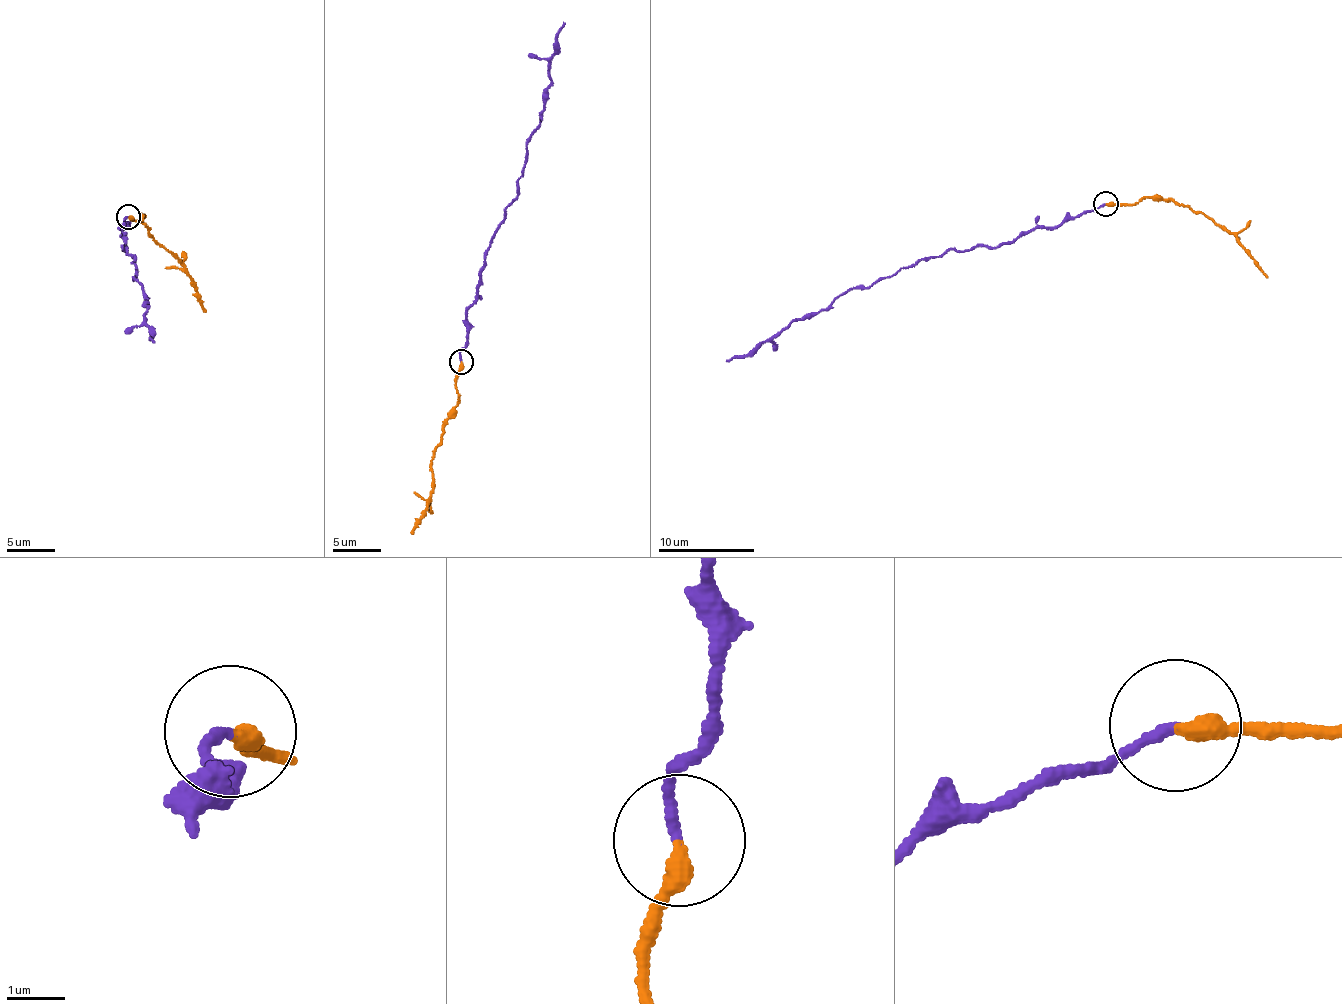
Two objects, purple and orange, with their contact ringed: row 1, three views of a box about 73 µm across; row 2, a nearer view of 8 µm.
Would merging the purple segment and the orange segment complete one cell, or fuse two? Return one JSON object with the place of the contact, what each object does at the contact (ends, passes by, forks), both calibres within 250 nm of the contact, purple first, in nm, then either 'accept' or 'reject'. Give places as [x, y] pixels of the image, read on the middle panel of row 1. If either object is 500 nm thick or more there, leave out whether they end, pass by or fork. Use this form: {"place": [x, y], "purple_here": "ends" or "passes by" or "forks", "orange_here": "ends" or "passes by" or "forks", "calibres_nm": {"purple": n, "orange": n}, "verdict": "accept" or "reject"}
{"place": [461, 361], "purple_here": "ends", "orange_here": "ends", "calibres_nm": {"purple": 160, "orange": 320}, "verdict": "reject"}

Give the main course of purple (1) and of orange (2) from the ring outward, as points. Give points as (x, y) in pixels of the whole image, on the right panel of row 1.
1: (1106, 203), (1055, 225), (1035, 227), (1000, 246), (947, 249), (870, 286), (857, 286), (726, 362)
2: (1106, 203), (1138, 204), (1148, 197), (1162, 197), (1201, 210), (1223, 225), (1267, 278)

